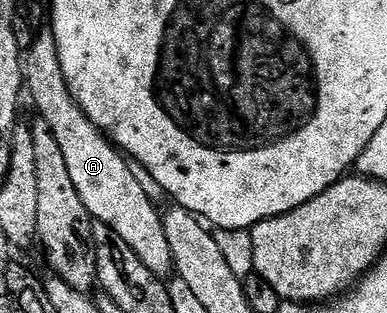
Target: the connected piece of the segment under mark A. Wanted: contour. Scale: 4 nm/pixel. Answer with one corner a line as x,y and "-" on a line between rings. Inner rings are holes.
51,28
44,30
32,41
32,46
25,48
20,63
26,82
26,93
32,96
36,104
39,120
50,127
50,135
58,143
70,170
70,180
92,216
93,221
101,221
110,227
142,259
142,263
164,279
173,272
174,266
170,255
170,245
166,243
164,221
158,206
146,197
141,185
134,179
126,167
125,156
115,145
101,133
94,123
78,107
78,103
70,95
70,87
66,87
66,75
62,75
62,63
58,63
58,51
54,43
-
167,273
169,273
167,275

